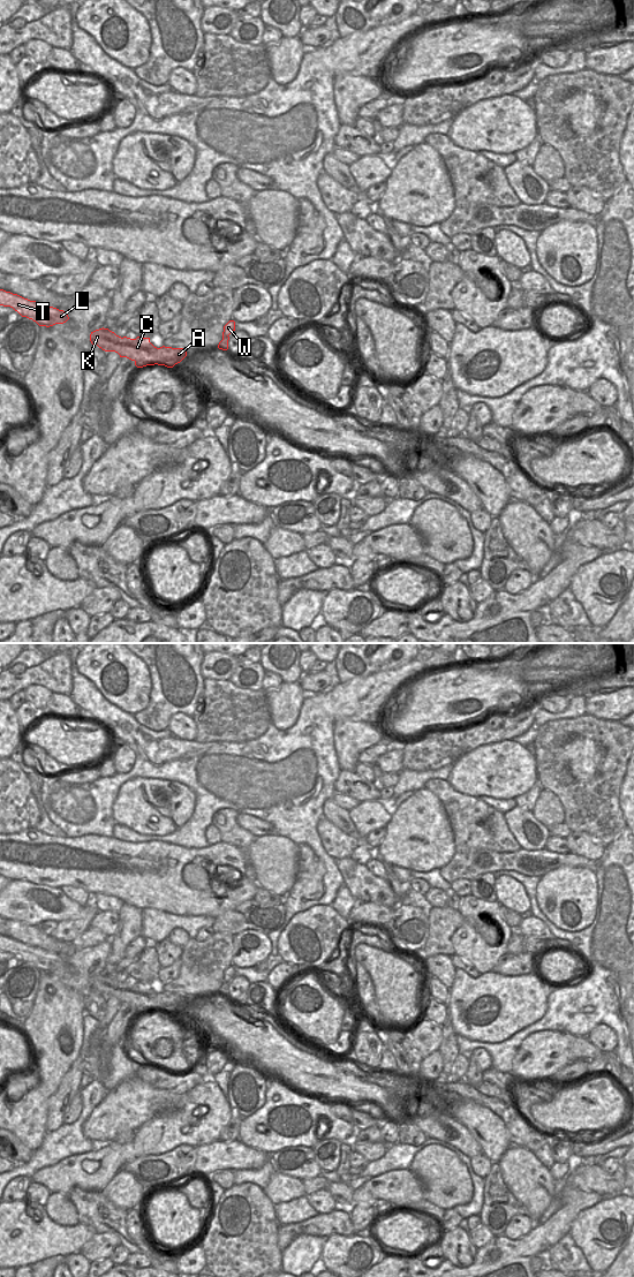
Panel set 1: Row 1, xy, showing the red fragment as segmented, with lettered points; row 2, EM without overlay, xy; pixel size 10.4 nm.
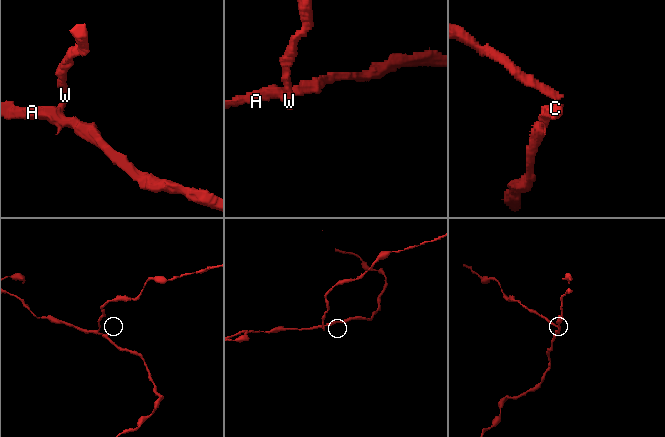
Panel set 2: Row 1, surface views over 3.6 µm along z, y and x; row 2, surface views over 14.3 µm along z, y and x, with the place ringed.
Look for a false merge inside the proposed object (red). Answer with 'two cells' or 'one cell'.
two cells

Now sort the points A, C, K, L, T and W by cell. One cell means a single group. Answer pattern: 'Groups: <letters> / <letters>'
Groups: A C K L T / W.

